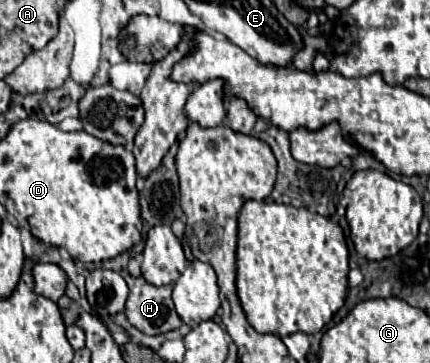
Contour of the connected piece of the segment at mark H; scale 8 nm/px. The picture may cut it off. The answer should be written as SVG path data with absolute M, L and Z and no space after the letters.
M124 272L130 296L126 302L126 318L132 326L148 336L164 334L182 326L180 316L174 310L172 286L152 286L144 278L132 278Z

